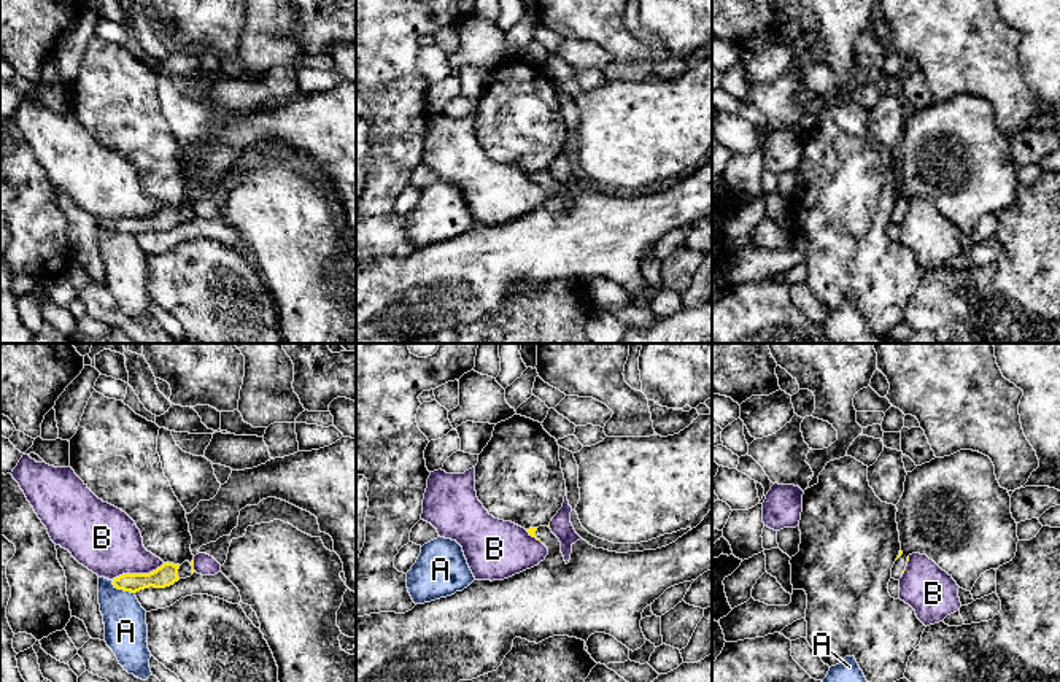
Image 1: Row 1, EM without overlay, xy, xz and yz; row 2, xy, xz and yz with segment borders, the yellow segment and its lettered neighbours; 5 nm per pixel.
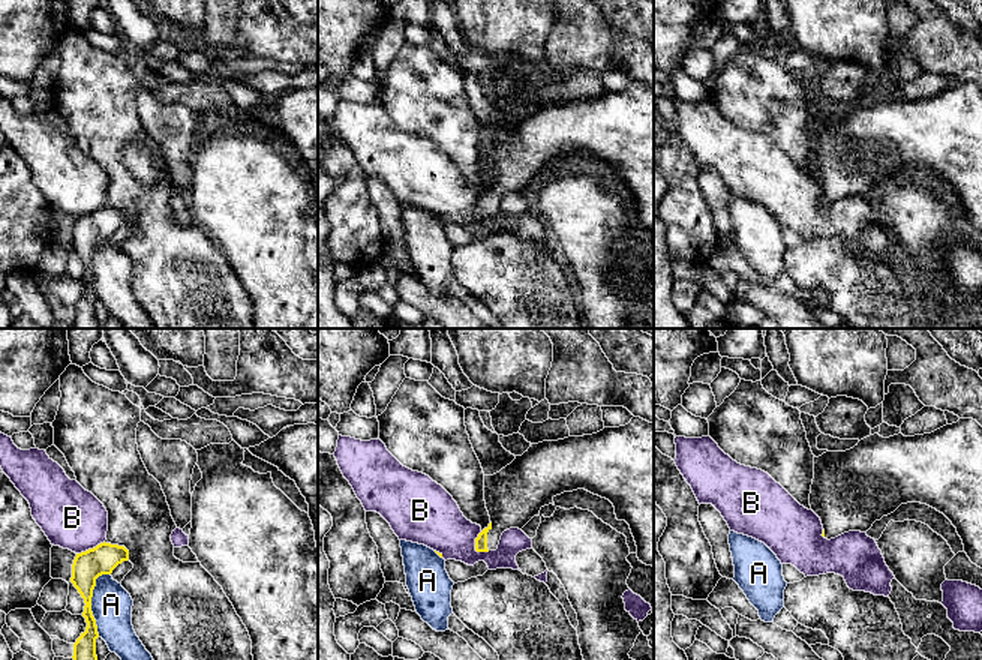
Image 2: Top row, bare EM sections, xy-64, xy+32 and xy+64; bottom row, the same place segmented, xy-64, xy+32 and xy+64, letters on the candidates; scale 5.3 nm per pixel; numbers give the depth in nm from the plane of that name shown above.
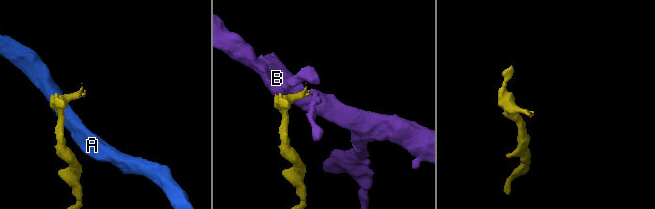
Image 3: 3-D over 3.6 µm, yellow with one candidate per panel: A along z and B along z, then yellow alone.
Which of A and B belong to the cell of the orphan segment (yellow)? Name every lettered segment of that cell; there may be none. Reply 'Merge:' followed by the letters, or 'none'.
Merge: none

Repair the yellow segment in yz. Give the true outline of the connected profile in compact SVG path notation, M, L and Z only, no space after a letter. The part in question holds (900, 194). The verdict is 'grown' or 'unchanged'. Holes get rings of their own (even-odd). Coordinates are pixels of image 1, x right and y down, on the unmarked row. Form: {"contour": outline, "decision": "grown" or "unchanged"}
{"contour": "M960 94L907 116L896 153L901 194L892 211L895 224L909 200L920 197L971 235L985 215L1016 200L1011 140L1000 130L992 103L979 95Z", "decision": "grown"}

